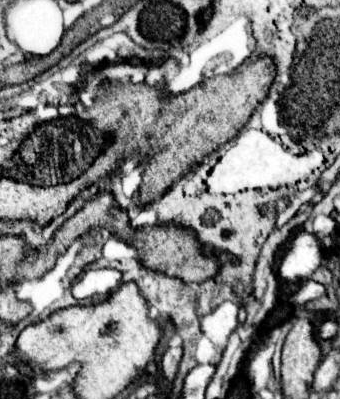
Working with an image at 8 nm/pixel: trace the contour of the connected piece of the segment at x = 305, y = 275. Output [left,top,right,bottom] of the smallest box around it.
[279,229,321,283]

